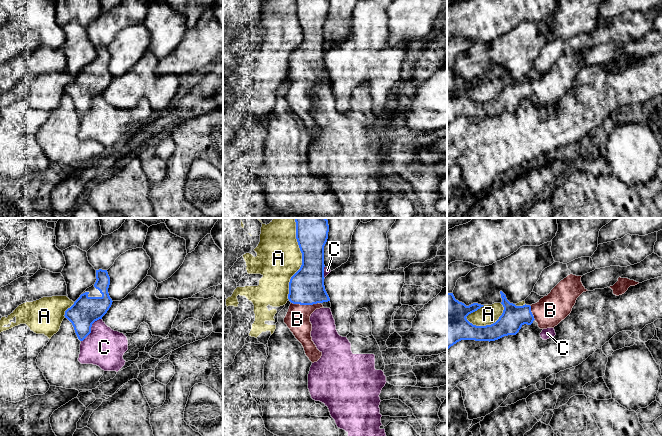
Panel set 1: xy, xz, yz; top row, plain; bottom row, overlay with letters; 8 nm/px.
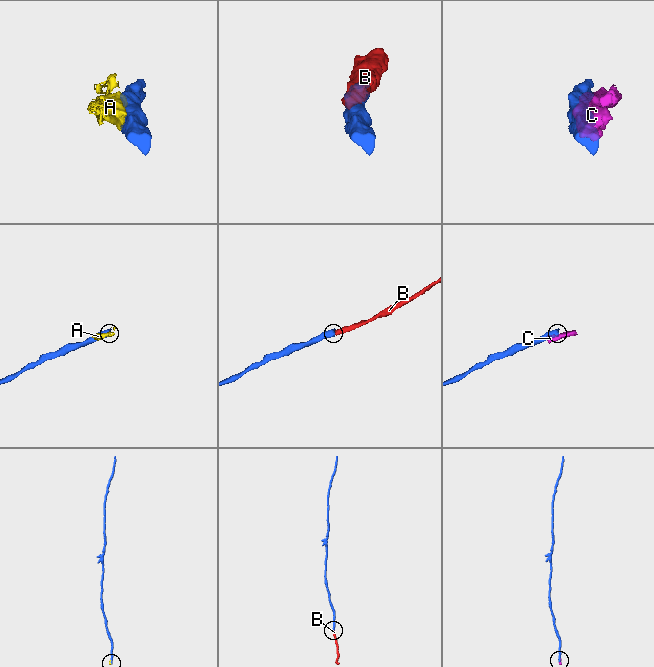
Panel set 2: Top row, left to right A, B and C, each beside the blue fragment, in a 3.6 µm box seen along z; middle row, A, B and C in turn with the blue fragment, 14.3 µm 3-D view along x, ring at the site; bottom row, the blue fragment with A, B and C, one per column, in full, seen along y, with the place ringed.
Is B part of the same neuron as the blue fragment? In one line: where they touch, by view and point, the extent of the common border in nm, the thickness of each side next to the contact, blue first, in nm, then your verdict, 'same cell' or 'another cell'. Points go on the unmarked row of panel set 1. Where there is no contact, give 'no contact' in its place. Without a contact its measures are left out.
xz (305, 80) | 220 nm | 280/200 nm | same cell

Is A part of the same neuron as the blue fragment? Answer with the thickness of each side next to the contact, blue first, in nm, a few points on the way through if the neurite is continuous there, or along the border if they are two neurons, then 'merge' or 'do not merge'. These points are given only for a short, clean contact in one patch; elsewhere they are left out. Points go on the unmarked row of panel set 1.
280 nm thick on the blue side, 360 nm on the other; do not merge

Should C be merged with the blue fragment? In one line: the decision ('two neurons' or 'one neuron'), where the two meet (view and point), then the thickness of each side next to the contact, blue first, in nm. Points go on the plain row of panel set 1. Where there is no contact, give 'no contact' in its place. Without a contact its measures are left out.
two neurons | xy (90, 104) | 220/320 nm

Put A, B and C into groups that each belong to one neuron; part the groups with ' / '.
A / B / C

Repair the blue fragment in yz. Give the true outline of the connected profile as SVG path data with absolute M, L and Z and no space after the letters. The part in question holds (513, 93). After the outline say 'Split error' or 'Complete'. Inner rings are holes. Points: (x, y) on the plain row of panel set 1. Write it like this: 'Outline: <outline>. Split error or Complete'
Outline: M568 51L547 72L532 81L516 82L500 67L503 89L495 99L486 102L473 101L466 94L484 81L466 82L456 76L453 69L447 69L447 126L461 116L490 118L516 111L524 100L531 101L534 96L540 105L554 104L571 89L577 74L588 67L581 53Z. Split error

